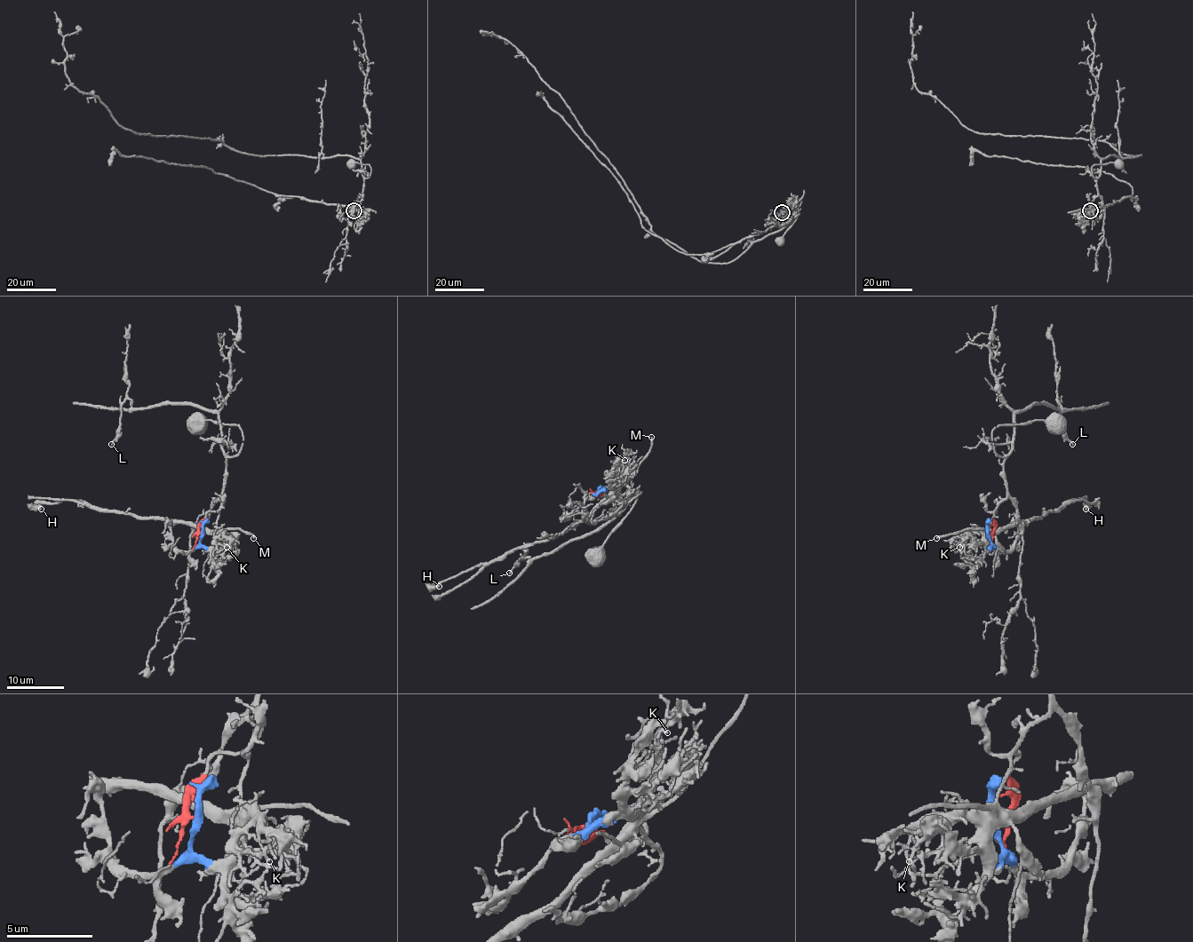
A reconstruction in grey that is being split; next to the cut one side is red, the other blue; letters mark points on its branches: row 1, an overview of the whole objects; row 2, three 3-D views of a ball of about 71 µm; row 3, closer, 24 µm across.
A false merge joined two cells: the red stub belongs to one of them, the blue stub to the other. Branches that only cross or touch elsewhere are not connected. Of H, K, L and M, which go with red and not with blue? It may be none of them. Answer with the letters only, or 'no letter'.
L

